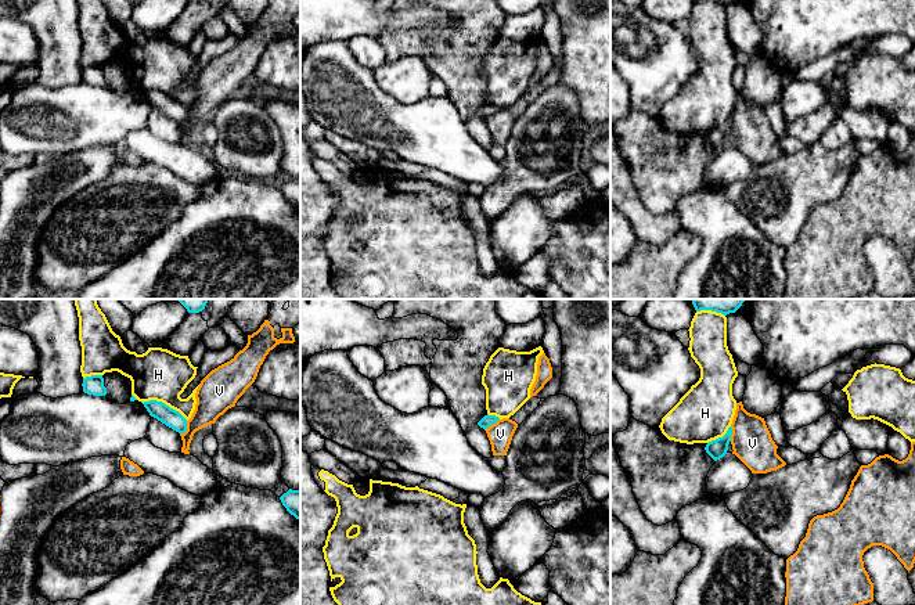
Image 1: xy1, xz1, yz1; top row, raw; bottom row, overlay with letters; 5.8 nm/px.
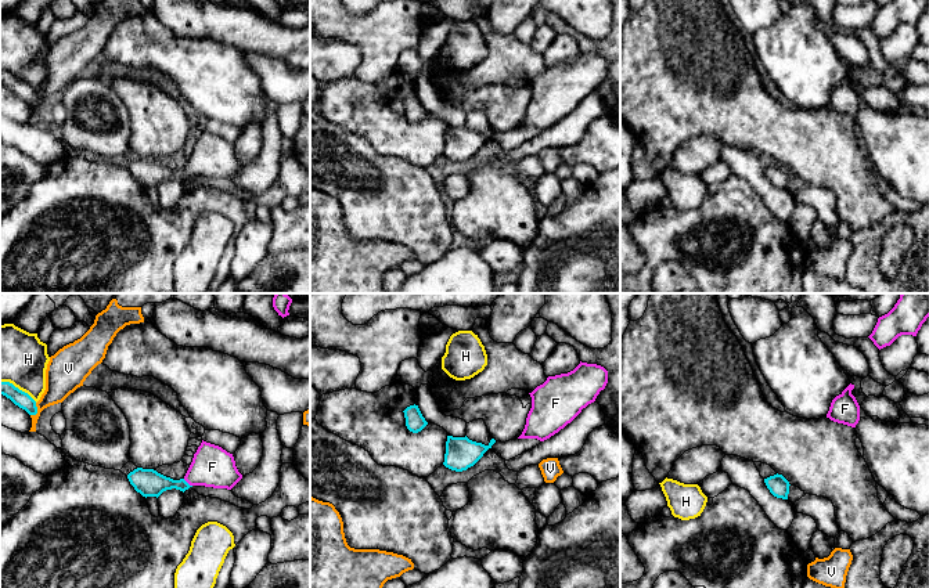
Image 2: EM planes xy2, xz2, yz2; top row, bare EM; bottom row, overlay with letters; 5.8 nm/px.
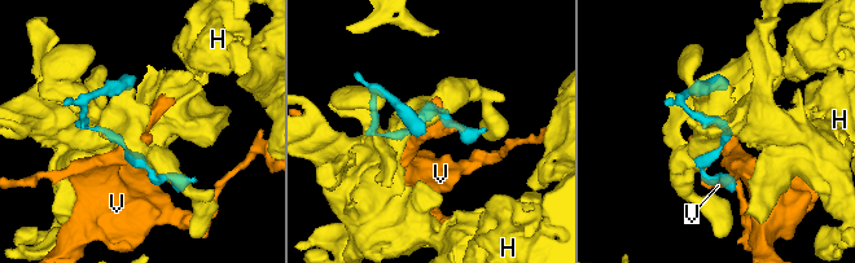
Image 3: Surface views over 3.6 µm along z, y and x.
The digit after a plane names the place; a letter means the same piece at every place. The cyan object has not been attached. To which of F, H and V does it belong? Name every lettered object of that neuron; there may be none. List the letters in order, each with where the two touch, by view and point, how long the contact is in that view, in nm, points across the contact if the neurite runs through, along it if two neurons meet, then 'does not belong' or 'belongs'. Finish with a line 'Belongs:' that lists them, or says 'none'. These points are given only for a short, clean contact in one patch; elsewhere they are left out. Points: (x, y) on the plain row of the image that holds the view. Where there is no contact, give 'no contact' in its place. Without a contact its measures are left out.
F: contact xy2 (186, 172); length 70 nm; way xy2 (147, 172), (186, 172), (212, 157); belongs
H: contact xy1 (164, 93); length 300 nm; does not belong
V: contact xy2 (36, 101); length 90 nm; border xy2 (36, 93), (36, 103), (31, 105); does not belong
Belongs: F

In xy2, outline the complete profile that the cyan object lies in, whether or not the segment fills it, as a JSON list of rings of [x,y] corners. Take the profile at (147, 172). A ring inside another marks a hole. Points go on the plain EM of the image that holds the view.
[[[202,130],[183,169],[173,170],[154,159],[143,158],[130,162],[127,169],[143,187],[158,188],[166,180],[176,178],[184,183],[192,176],[231,180],[242,165],[235,156],[233,144]]]

